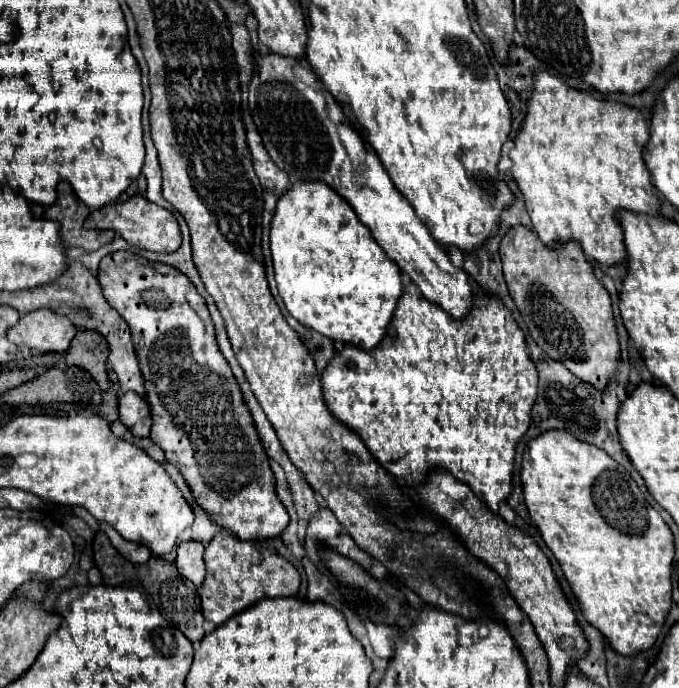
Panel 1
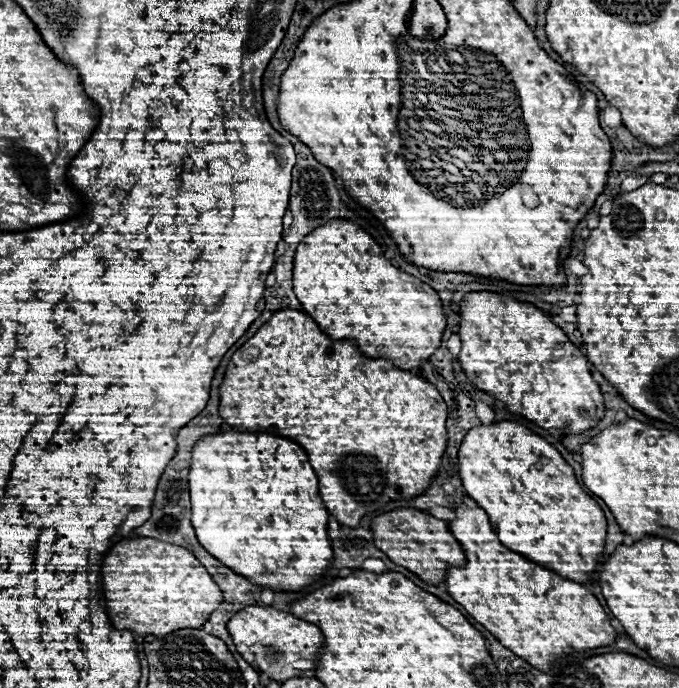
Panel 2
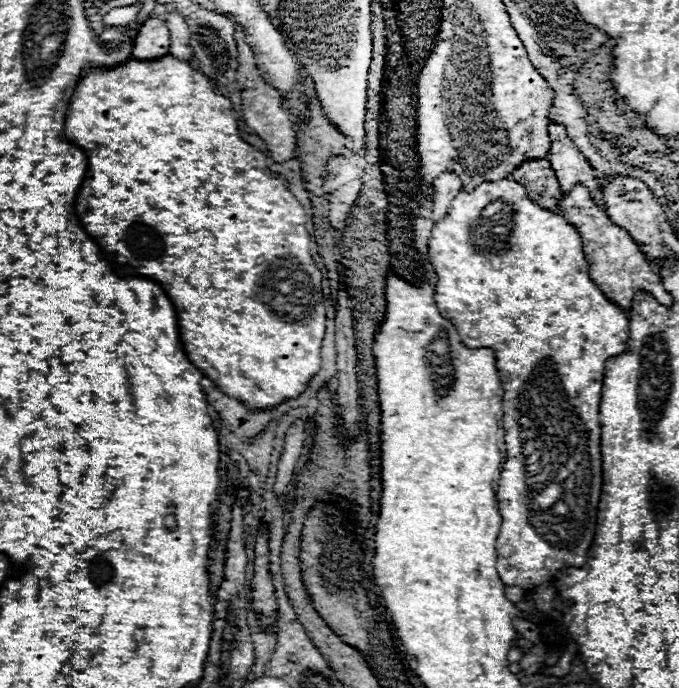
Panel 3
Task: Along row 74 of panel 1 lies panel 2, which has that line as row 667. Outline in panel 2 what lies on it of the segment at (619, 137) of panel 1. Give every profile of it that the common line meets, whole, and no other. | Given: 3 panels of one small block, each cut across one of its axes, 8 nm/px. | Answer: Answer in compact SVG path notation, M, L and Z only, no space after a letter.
M460 504L454 506L454 512L456 520L450 522L450 530L466 552L466 566L448 570L448 594L492 632L504 648L534 668L548 672L556 660L574 652L614 646L618 634L610 624L610 616L582 584L560 578L556 572L506 548L482 508L472 510Z

